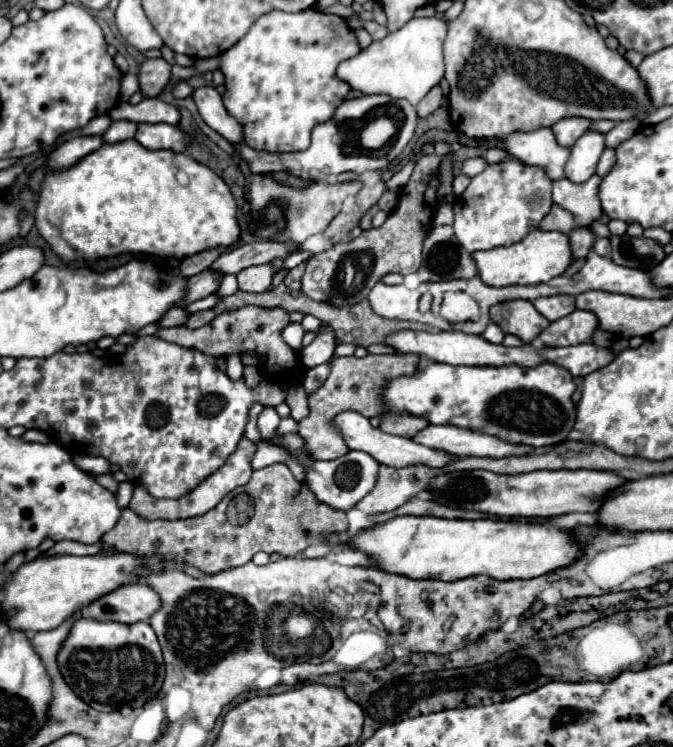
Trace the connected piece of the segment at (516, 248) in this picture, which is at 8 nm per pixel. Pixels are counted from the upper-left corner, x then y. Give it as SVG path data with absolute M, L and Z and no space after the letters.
M532 230L524 240L518 244L512 244L508 248L492 248L484 252L472 254L478 266L478 276L488 286L512 286L512 284L542 284L548 282L560 274L566 272L566 268L572 264L572 248L568 234L564 232L544 232L544 230Z

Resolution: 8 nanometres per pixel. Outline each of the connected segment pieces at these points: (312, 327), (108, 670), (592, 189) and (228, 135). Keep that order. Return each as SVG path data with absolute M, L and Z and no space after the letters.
M304 316L302 326L306 332L314 332L316 338L312 340L310 346L300 350L300 362L306 368L314 368L318 364L324 364L330 360L330 356L334 354L336 348L336 336L332 332L330 324L324 324L322 320L318 320L316 316Z
M78 618L70 628L68 638L60 646L58 668L60 668L66 684L76 692L76 696L80 696L80 700L84 700L88 706L92 706L100 712L114 712L120 706L140 708L158 694L158 690L162 688L162 682L164 682L162 650L160 650L156 634L148 622L116 624L116 622Z
M592 176L588 182L574 184L568 178L552 182L552 200L562 208L570 210L578 218L578 226L590 226L592 220L598 220L602 214L598 186L602 178Z
M202 86L196 88L192 94L200 116L204 118L204 122L214 128L218 134L222 134L228 142L232 144L244 144L242 138L242 126L226 112L224 104L222 104L222 96L212 88L212 86Z

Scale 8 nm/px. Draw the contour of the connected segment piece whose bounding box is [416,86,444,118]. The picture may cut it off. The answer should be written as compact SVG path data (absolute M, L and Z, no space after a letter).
M434 86L434 88L420 100L420 104L416 106L418 116L420 116L420 118L426 118L426 116L432 114L434 110L438 110L440 104L442 104L442 98L444 98L442 88L440 88L440 86Z

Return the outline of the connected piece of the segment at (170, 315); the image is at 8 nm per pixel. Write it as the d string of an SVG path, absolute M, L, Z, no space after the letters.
M176 306L176 308L172 308L172 310L168 310L164 314L164 318L160 320L160 326L164 326L164 328L168 328L168 326L184 326L186 320L188 320L188 316L190 314L186 312L186 308Z

